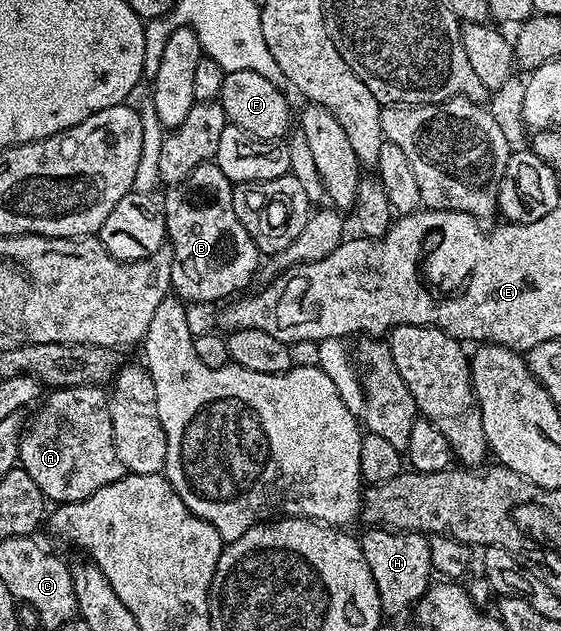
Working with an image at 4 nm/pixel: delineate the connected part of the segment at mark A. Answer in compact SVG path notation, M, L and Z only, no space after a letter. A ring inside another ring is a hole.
M62 386L49 394L21 433L19 465L49 503L86 500L98 488L114 484L126 473L115 452L109 395L98 386Z

